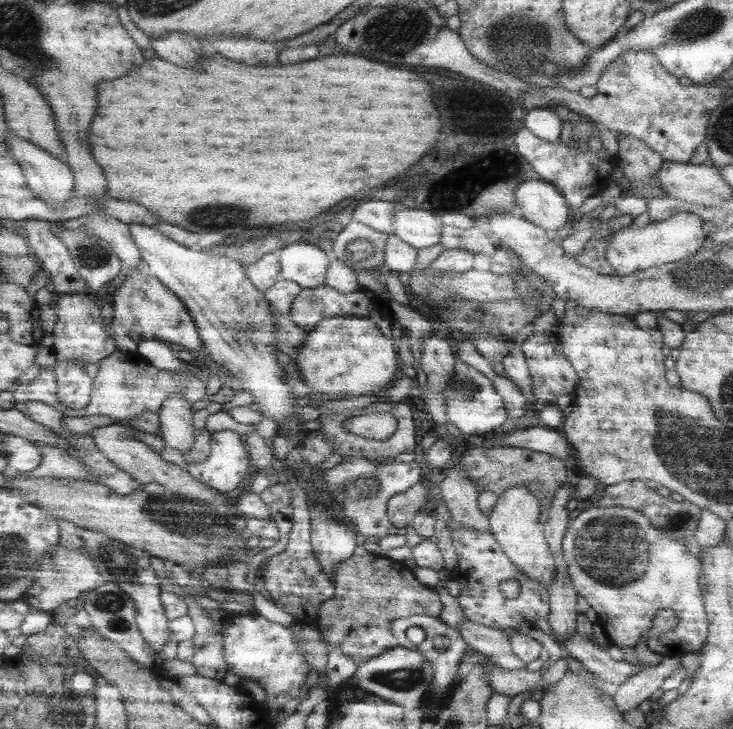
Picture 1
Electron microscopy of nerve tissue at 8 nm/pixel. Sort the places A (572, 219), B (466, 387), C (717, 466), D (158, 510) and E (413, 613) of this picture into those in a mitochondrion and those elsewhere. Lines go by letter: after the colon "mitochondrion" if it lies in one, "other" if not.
A: other
B: mitochondrion
C: mitochondrion
D: mitochondrion
E: other

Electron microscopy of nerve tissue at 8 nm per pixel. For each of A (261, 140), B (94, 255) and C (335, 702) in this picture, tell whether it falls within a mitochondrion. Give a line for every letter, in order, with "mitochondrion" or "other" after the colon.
A: other
B: mitochondrion
C: other

